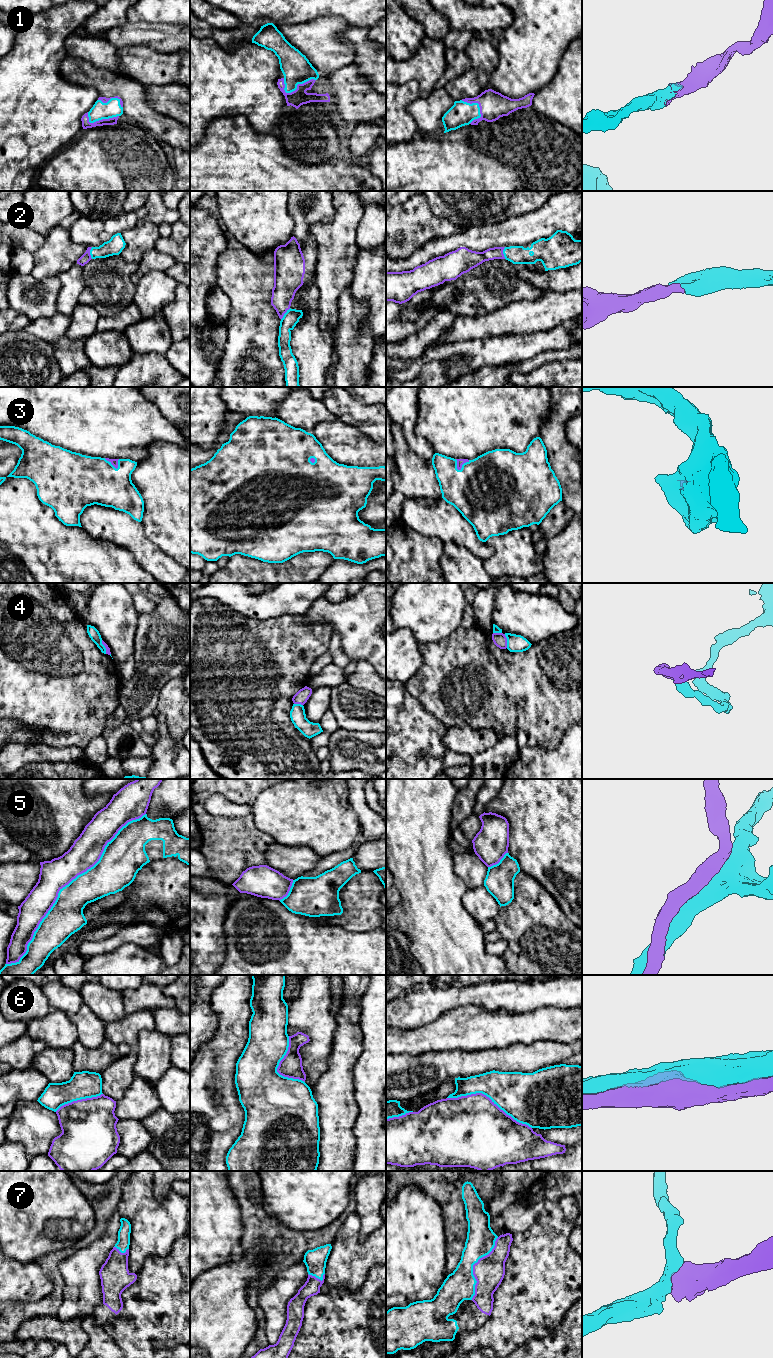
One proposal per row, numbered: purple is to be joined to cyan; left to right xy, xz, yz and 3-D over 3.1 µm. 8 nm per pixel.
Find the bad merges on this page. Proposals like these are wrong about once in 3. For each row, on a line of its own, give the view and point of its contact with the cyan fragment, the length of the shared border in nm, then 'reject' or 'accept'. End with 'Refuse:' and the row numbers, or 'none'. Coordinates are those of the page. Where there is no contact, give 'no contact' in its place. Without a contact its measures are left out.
1: contact xz (298, 83); length 280 nm; accept
2: contact xz (284, 314); length 120 nm; accept
3: contact yz (462, 465); length 130 nm; accept
4: contact yz (507, 641); length 110 nm; reject
5: contact xy (66, 885); length 1650 nm; reject
6: contact yz (489, 1097); length 700 nm; reject
7: contact yz (472, 1267); length 550 nm; accept
Refuse: 4, 5, 6

